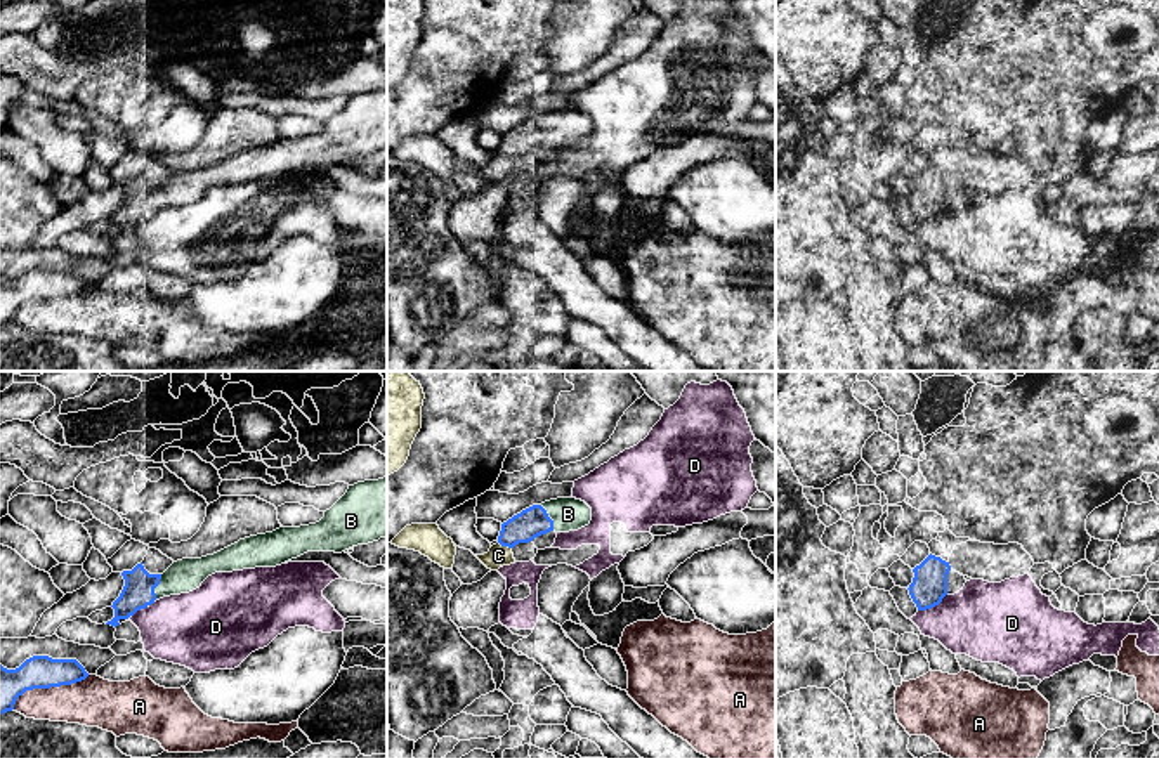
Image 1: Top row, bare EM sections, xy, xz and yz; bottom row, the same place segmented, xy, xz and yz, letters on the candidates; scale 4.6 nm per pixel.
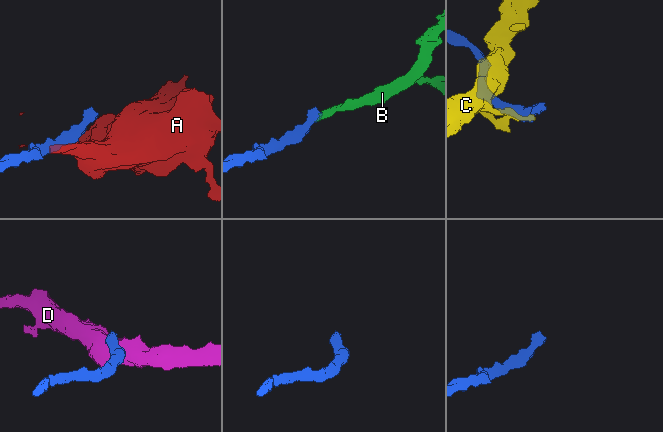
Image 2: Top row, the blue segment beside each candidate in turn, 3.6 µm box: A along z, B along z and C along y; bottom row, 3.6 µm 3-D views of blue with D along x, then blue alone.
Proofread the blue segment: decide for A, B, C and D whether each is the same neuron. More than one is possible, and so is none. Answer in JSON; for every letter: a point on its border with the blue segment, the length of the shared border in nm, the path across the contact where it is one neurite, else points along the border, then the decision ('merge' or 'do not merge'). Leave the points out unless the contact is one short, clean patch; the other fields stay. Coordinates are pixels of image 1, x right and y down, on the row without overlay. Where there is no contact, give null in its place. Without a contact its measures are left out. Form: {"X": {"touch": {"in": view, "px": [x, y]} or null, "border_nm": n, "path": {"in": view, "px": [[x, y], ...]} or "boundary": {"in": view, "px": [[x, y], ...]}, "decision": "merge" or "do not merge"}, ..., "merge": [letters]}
{"A": {"touch": {"in": "xy", "px": [47, 299]}, "border_nm": 400, "decision": "do not merge"}, "B": {"touch": {"in": "xy", "px": [155, 198]}, "border_nm": 130, "decision": "merge"}, "C": {"touch": {"in": "xz", "px": [505, 156]}, "border_nm": 70, "boundary": {"in": "xz", "px": [[498, 153], [510, 160]]}, "decision": "do not merge"}, "D": {"touch": {"in": "yz", "px": [932, 217]}, "border_nm": 160, "decision": "do not merge"}, "merge": ["B"]}

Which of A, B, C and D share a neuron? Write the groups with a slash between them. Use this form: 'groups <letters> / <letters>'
groups A / B / C / D

